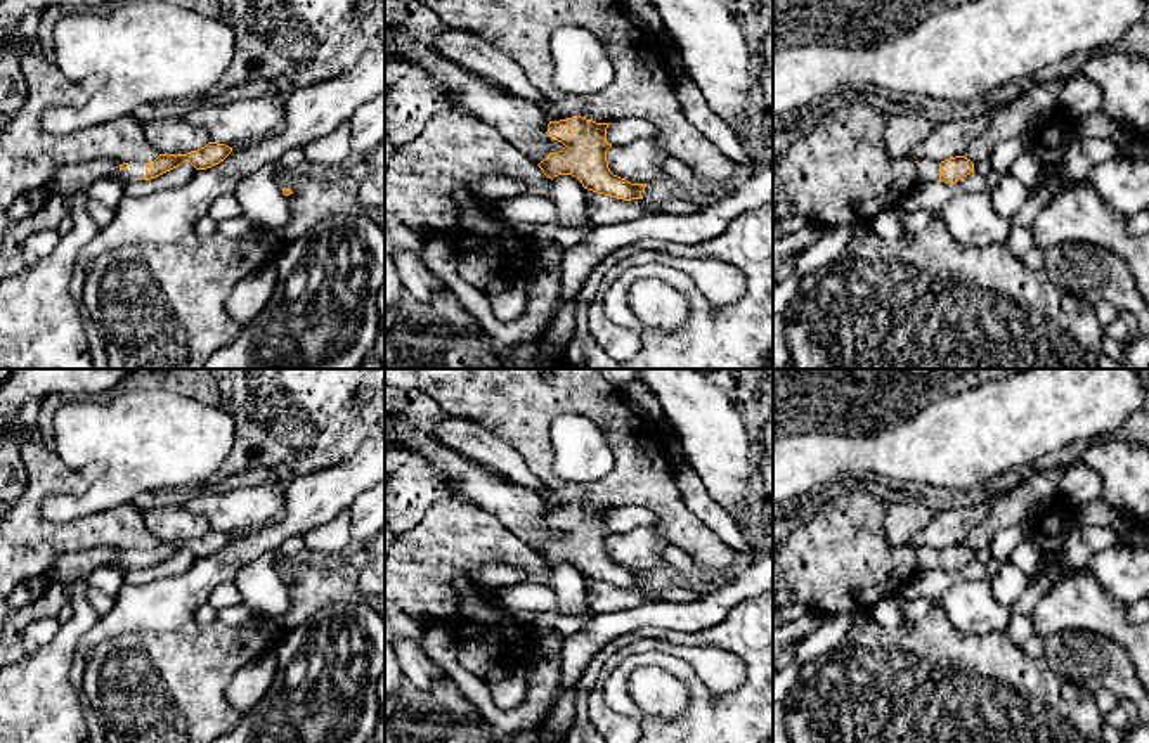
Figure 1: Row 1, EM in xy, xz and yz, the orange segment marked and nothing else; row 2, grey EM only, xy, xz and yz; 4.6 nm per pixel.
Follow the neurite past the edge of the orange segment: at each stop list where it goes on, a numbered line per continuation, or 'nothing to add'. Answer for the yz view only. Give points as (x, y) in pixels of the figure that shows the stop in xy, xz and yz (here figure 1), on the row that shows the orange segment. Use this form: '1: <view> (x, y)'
1: yz (928, 170)

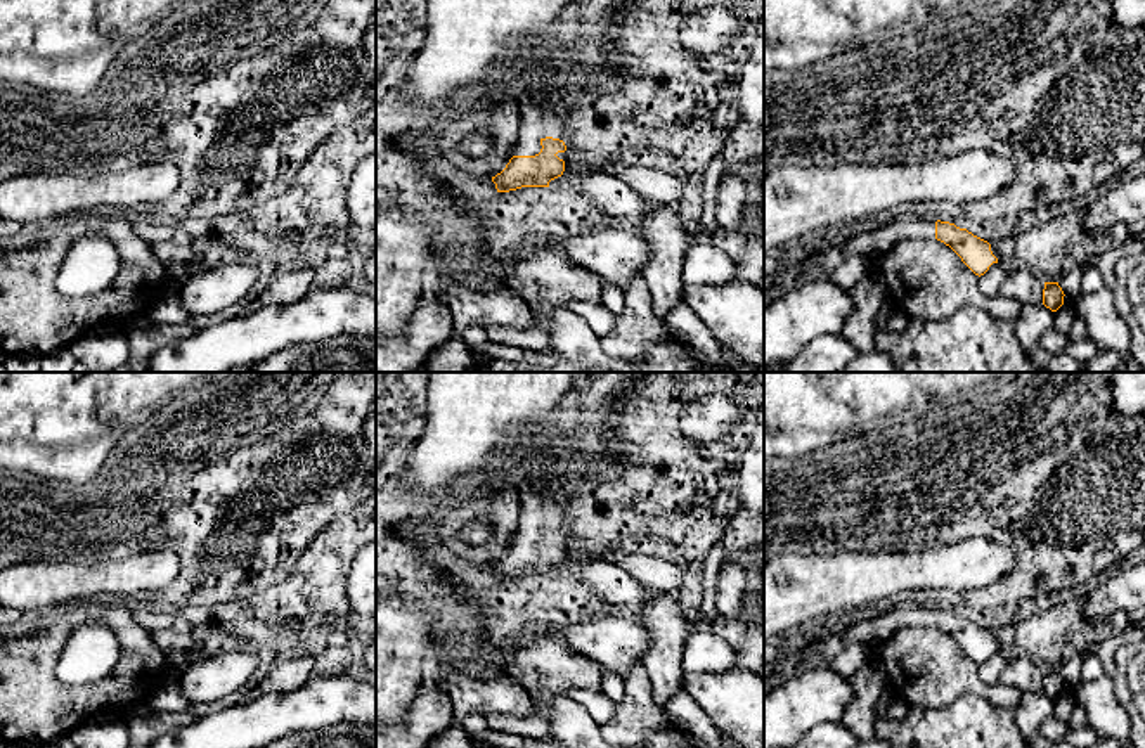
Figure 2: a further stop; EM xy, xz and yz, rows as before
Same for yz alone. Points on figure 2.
1: yz (870, 243)

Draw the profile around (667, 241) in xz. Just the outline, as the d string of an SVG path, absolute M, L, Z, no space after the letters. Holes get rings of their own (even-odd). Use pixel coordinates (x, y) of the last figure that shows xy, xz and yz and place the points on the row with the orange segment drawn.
M663 204L639 220L639 234L648 244L641 275L650 287L655 319L663 322L667 312L684 300L681 268L689 237L676 206Z

